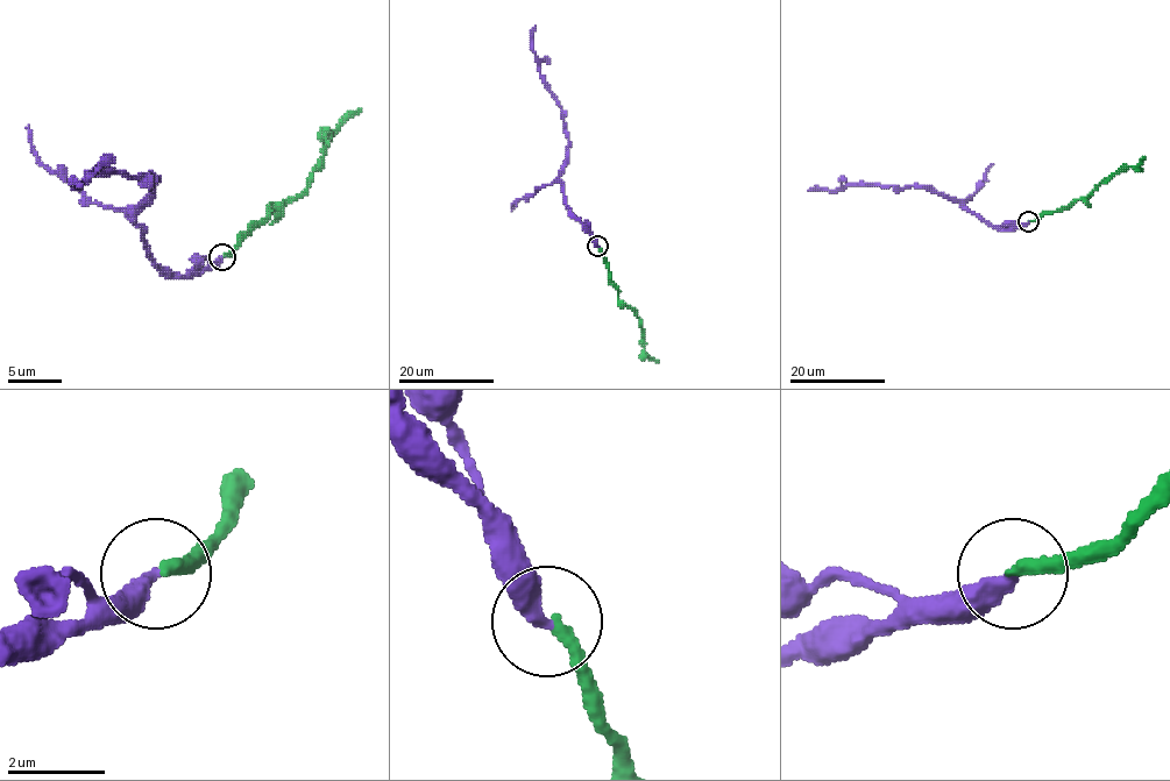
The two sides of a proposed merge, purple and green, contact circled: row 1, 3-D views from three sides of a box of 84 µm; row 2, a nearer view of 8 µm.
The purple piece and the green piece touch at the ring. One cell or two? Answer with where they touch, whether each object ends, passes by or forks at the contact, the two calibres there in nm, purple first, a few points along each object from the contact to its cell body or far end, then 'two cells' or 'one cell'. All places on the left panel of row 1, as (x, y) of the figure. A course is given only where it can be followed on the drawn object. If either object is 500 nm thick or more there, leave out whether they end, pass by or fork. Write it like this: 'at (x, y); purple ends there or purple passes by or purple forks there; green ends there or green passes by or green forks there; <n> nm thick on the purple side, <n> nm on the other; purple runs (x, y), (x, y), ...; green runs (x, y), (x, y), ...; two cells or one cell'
at (222, 257); purple ends there; green ends there; 380 nm thick on the purple side, 280 nm on the other; purple runs (221, 256), (168, 275), (149, 256), (135, 217), (157, 178), (93, 170), (73, 182), (82, 184); green runs (224, 256), (250, 232), (270, 208), (299, 197), (318, 168), (328, 133), (361, 108); one cell

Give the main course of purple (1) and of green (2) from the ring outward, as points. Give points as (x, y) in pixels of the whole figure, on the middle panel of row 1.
1: (597, 246), (565, 201), (559, 177), (568, 134), (533, 51), (536, 26)
2: (598, 246), (622, 303), (632, 307), (640, 320), (645, 353), (659, 362)

